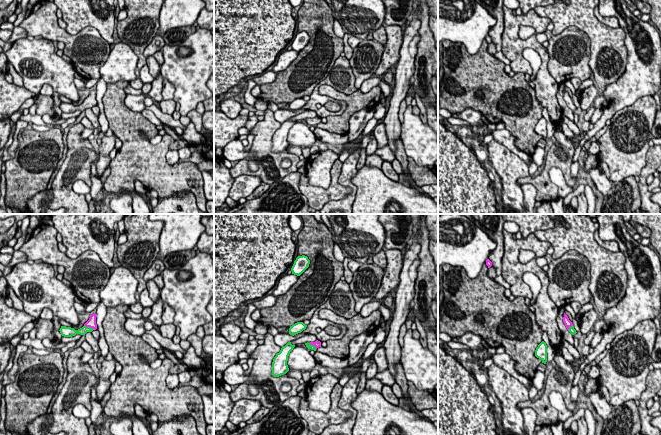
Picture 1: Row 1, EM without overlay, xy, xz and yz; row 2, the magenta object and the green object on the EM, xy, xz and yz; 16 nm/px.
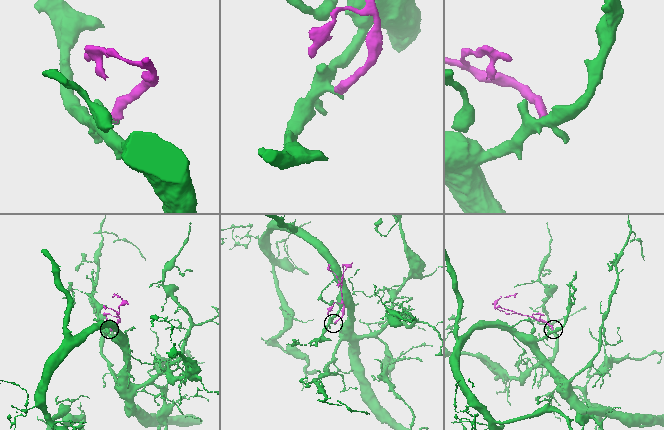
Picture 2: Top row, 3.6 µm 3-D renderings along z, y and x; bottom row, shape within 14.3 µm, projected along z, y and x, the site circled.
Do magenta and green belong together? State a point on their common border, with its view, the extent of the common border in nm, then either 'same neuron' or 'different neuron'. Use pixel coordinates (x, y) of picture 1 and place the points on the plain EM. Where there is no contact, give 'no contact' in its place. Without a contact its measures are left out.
contact xy (89, 102); length 190 nm; same neuron

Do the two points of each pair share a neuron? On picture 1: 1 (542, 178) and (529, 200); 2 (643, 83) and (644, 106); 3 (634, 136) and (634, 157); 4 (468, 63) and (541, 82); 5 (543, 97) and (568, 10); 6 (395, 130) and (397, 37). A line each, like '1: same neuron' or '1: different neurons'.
1: different neurons
2: different neurons
3: same neuron
4: different neurons
5: different neurons
6: different neurons

